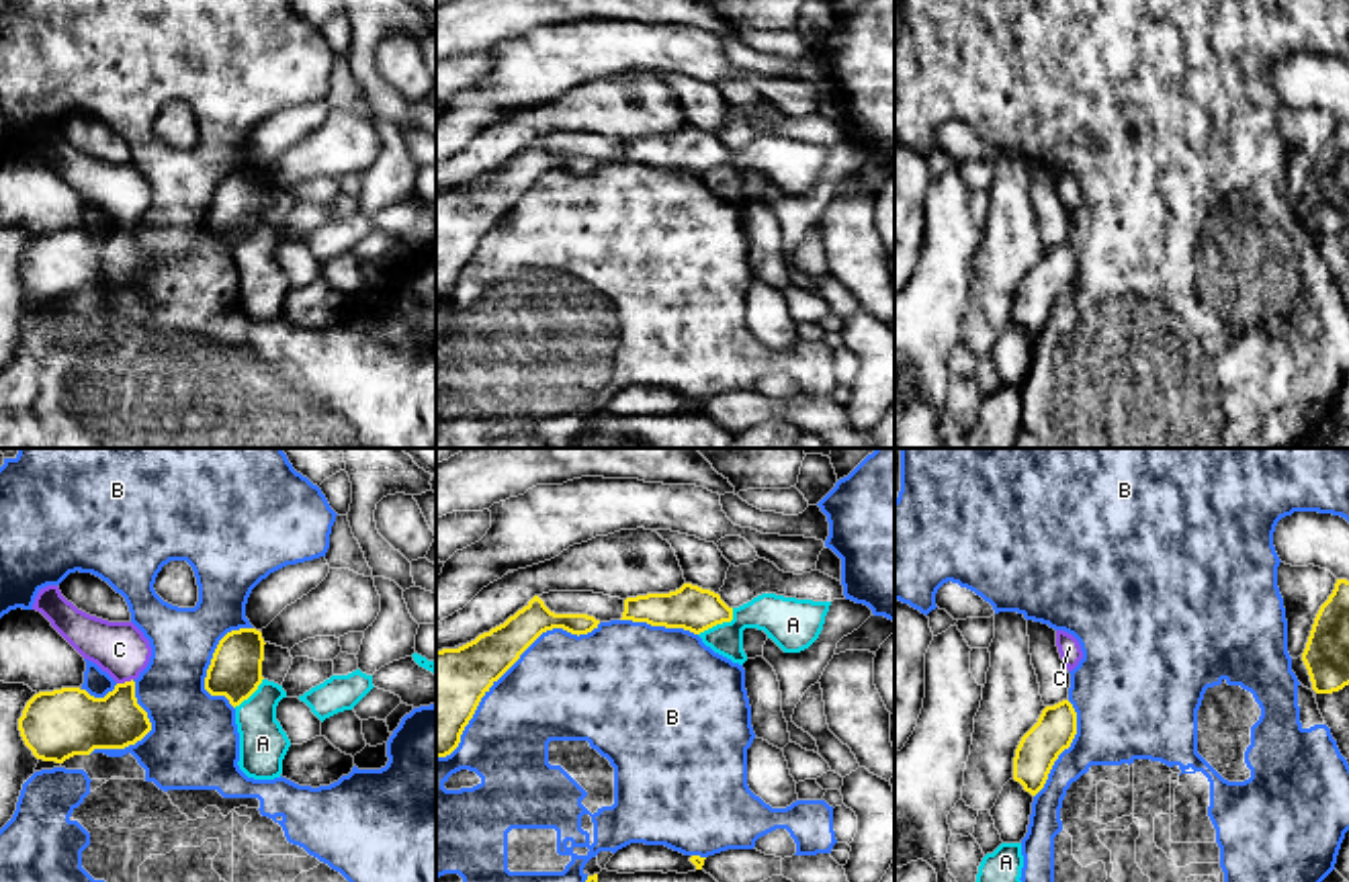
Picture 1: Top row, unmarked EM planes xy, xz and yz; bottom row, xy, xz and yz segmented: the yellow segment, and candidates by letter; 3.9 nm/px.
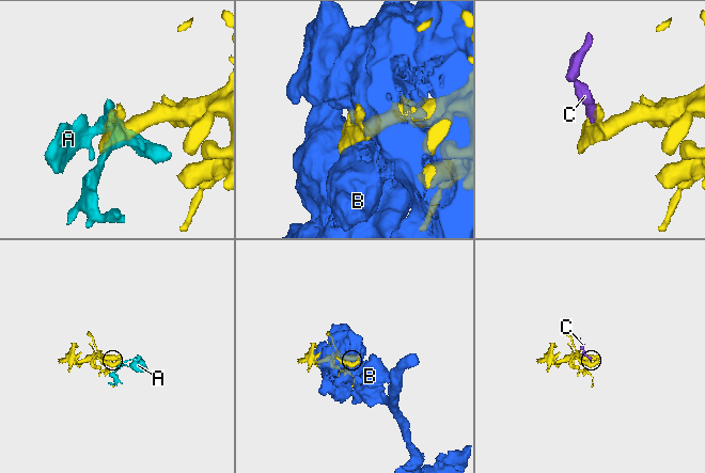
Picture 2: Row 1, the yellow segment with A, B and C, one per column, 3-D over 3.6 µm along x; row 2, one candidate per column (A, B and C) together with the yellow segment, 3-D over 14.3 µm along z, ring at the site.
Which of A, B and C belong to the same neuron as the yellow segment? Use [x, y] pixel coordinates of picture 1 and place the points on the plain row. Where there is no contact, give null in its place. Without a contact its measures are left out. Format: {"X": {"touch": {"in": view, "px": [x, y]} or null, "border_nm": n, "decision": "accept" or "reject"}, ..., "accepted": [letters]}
{"A": {"touch": {"in": "xz", "px": [719, 164]}, "border_nm": 180, "decision": "reject"}, "B": {"touch": {"in": "xz", "px": [506, 211]}, "border_nm": 850, "decision": "reject"}, "C": {"touch": {"in": "xy", "px": [125, 224]}, "border_nm": 70, "decision": "accept"}, "accepted": ["C"]}

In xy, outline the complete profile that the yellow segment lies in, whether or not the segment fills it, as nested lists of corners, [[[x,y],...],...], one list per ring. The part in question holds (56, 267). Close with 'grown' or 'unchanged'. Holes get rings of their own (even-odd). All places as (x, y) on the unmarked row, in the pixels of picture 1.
[[[57,127],[39,131],[33,151],[117,223],[104,239],[80,229],[35,235],[18,260],[20,278],[33,297],[63,305],[94,291],[125,291],[141,282],[151,272],[135,239],[135,221],[151,199],[143,174],[133,164],[108,164],[78,151]]]; grown

